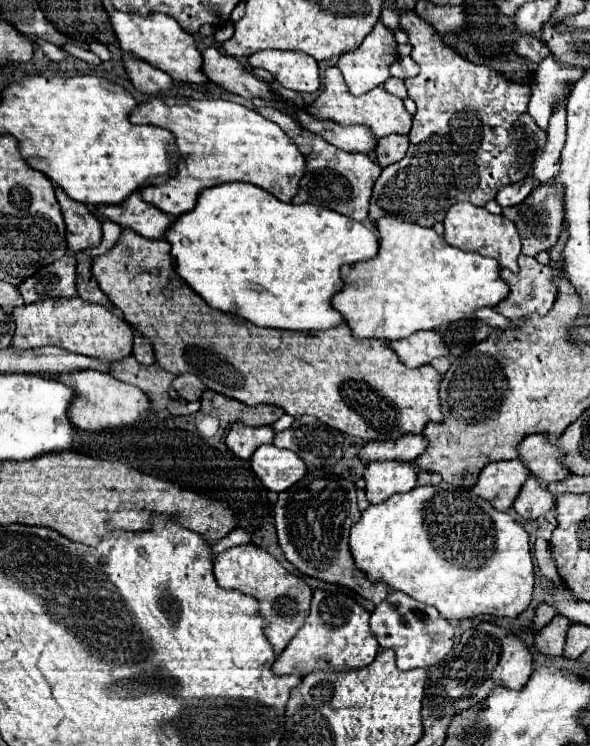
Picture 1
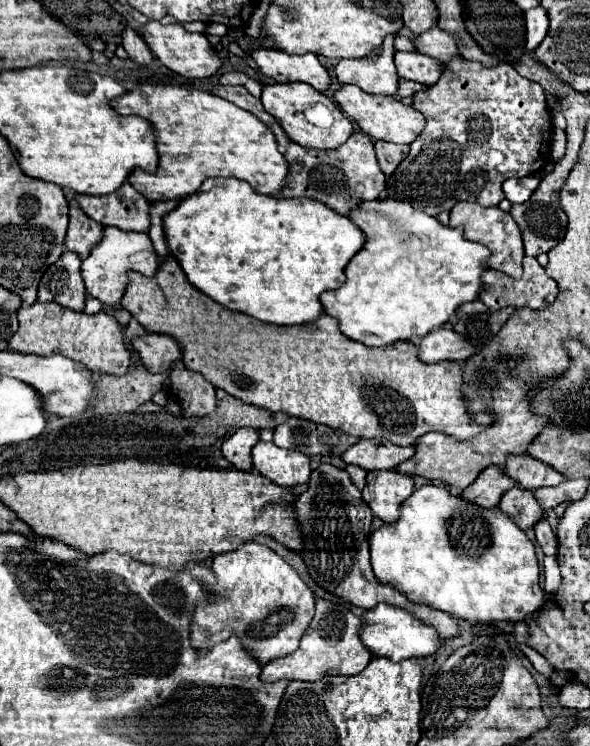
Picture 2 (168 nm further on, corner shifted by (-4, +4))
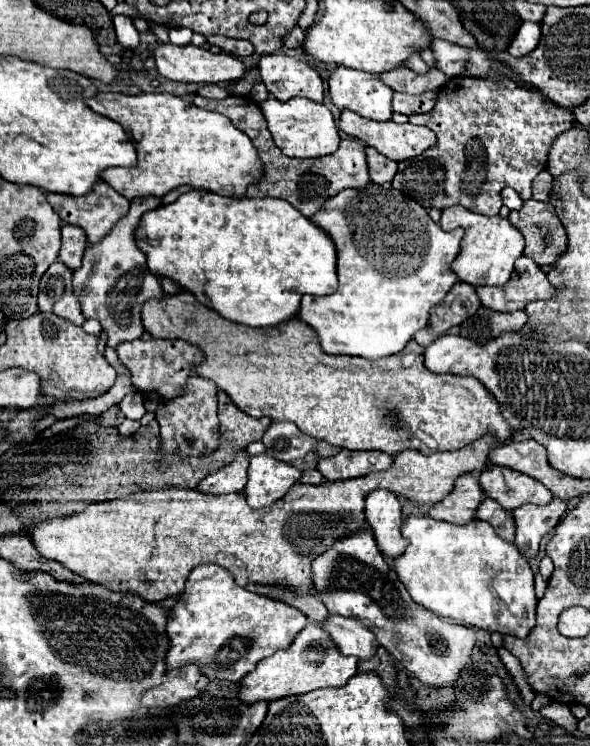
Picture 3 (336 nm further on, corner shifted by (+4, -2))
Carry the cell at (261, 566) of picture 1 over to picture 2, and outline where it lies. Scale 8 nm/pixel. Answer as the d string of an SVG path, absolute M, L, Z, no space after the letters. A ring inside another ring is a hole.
M247 542L239 550L213 556L211 570L217 576L215 600L199 604L193 616L191 642L197 648L211 648L227 640L231 632L241 638L245 648L255 652L261 664L297 650L305 628L315 614L315 594L299 574L271 548Z

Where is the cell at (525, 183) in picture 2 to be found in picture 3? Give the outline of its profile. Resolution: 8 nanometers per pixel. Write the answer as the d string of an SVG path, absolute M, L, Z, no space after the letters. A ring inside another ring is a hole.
M503 188L501 196L503 196L503 204L505 204L509 210L521 210L523 200L521 200L521 196L519 196L513 188Z

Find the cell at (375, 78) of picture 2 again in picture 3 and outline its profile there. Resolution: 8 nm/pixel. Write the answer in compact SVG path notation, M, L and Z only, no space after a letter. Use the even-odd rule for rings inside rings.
M339 66L329 80L329 96L339 110L353 110L359 116L377 122L391 120L393 90L375 74Z

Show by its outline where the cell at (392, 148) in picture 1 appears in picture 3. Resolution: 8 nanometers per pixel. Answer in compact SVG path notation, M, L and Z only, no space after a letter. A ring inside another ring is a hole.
M367 148L367 166L369 166L369 176L375 184L387 184L393 180L397 174L397 164L383 154L379 154L375 148Z

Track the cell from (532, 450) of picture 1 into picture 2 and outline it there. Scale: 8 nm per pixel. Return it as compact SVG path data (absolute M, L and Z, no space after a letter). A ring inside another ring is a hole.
M531 454L509 456L505 472L509 472L509 476L515 476L519 486L529 490L537 490L539 486L557 486L565 480L561 472L557 472L541 460L535 460Z

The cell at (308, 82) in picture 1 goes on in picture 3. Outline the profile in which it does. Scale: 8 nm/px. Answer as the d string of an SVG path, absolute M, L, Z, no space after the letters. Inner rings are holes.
M287 54L259 56L259 72L269 94L281 102L305 96L323 102L323 80L315 68Z

